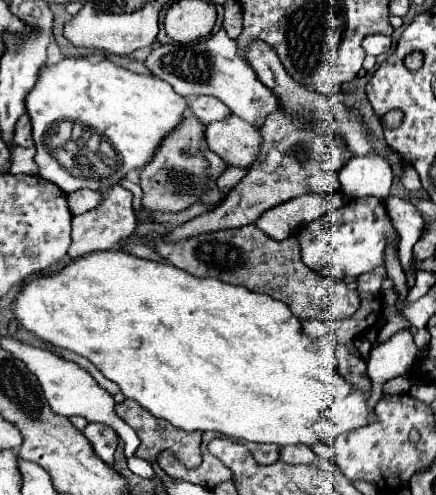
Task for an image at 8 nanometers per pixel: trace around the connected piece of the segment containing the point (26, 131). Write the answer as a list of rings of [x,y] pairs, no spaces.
[[[27,115],[19,117],[19,123],[15,125],[15,137],[13,137],[15,145],[21,147],[33,147],[33,139],[31,139],[31,123]]]

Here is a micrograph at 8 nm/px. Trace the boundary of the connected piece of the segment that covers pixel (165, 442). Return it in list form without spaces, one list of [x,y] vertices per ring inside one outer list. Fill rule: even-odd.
[[[125,399],[123,403],[115,405],[115,413],[127,423],[131,425],[139,439],[141,439],[141,445],[137,449],[137,457],[149,461],[151,465],[157,465],[157,459],[159,459],[159,453],[163,451],[169,451],[173,453],[187,469],[195,469],[199,463],[201,463],[201,451],[199,451],[199,445],[201,445],[201,431],[183,431],[183,429],[175,429],[169,421],[159,421],[157,417],[153,417],[151,413],[147,413],[147,409],[143,409],[139,403],[131,401],[131,399]]]

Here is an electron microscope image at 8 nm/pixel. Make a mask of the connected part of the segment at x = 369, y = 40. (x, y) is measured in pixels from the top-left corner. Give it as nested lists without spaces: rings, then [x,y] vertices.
[[[367,35],[363,39],[363,49],[367,55],[379,57],[391,49],[391,37],[387,35]]]

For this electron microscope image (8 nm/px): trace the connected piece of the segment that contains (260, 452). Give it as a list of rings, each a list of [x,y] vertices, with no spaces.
[[[247,443],[249,451],[253,453],[255,461],[257,463],[263,463],[263,465],[269,465],[269,463],[275,463],[279,461],[279,447],[277,445],[259,445],[259,443]]]

